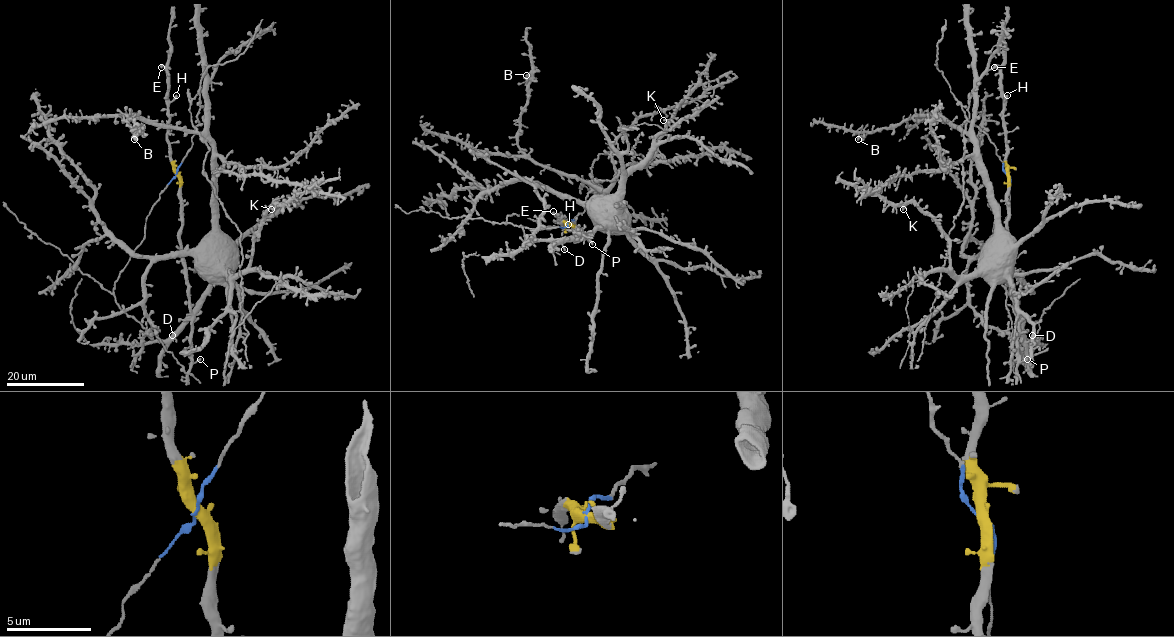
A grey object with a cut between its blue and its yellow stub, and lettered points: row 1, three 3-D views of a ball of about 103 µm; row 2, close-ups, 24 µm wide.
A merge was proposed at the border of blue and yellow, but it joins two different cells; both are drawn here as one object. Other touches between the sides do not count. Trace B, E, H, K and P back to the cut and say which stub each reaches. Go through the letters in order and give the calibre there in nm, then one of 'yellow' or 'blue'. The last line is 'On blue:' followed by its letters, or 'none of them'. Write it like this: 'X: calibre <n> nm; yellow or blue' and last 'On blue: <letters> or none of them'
B: calibre 460 nm; blue
E: calibre 340 nm; yellow
H: calibre 440 nm; yellow
K: calibre 220 nm; blue
P: calibre 400 nm; yellow
On blue: B, K

